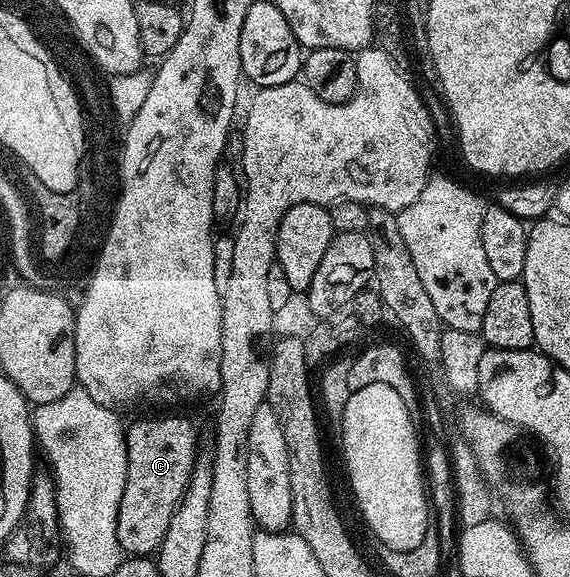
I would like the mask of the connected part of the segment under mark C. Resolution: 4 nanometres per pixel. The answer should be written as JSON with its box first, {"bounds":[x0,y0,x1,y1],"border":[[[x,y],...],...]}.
{"bounds":[117,417,199,557],"border":[[[149,417],[146,421],[137,421],[131,424],[125,430],[125,444],[127,447],[127,455],[129,459],[129,470],[127,471],[127,483],[123,489],[123,499],[119,505],[119,515],[117,516],[117,534],[119,535],[119,543],[122,550],[126,554],[134,557],[147,557],[156,554],[161,548],[163,539],[167,535],[167,523],[171,523],[174,511],[177,510],[177,504],[183,499],[183,495],[189,487],[189,480],[193,475],[193,468],[197,463],[199,450],[197,450],[197,429],[185,417]]]}

